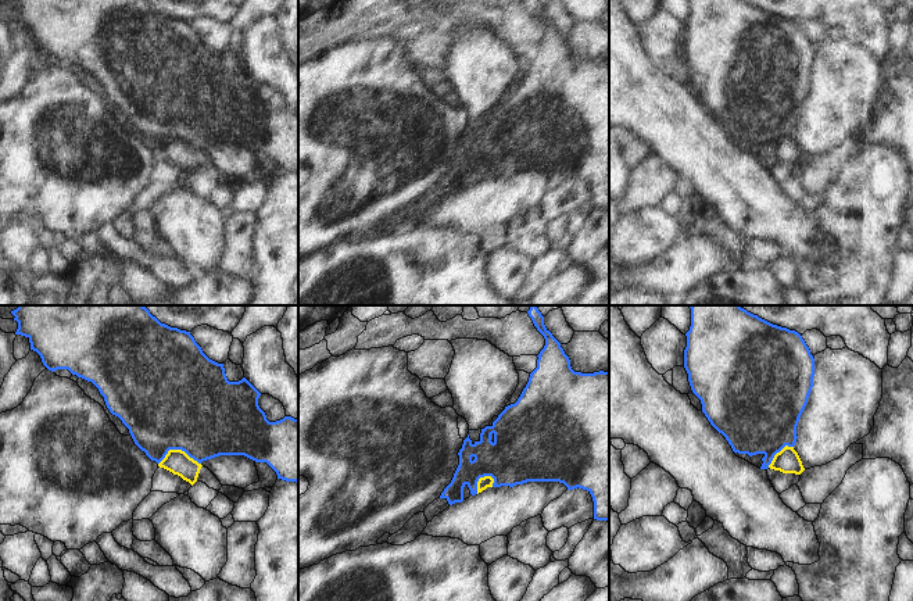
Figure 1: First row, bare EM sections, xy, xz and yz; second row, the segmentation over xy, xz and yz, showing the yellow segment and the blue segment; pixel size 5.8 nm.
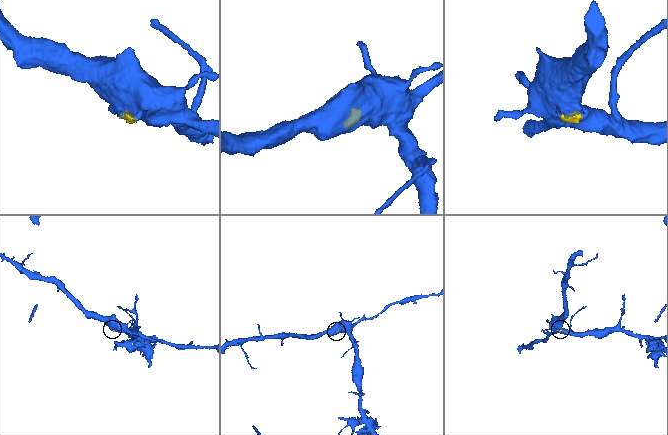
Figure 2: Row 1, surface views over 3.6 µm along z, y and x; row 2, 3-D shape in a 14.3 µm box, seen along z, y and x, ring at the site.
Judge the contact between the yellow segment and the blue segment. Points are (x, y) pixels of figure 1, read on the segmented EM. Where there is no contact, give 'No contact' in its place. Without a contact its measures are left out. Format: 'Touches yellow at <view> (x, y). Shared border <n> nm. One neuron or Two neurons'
Touches yellow at xy (179, 450). Shared border 240 nm. One neuron.

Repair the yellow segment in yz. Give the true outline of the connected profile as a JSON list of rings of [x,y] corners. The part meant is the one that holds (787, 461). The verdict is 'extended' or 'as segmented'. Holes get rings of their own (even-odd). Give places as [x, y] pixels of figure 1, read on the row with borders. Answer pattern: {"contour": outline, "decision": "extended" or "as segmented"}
{"contour": [[[690,305],[690,308],[691,326],[690,330],[685,333],[687,347],[684,350],[684,368],[688,373],[688,382],[692,393],[701,400],[702,412],[705,414],[710,425],[726,437],[734,452],[748,454],[749,457],[763,454],[765,457],[762,458],[763,464],[760,469],[770,468],[783,473],[801,475],[805,471],[805,468],[798,452],[794,450],[794,446],[798,439],[796,426],[808,404],[814,376],[814,358],[810,354],[810,350],[806,346],[805,340],[798,332],[773,325],[759,318],[758,315],[748,312],[740,305]]], "decision": "extended"}

